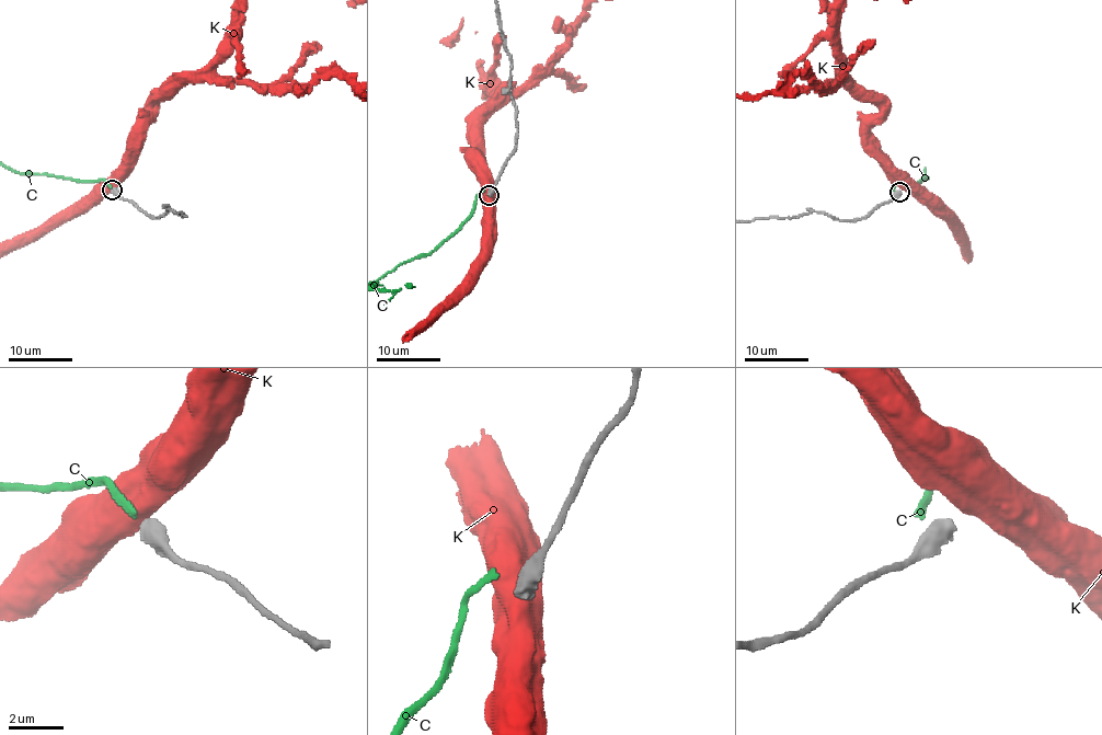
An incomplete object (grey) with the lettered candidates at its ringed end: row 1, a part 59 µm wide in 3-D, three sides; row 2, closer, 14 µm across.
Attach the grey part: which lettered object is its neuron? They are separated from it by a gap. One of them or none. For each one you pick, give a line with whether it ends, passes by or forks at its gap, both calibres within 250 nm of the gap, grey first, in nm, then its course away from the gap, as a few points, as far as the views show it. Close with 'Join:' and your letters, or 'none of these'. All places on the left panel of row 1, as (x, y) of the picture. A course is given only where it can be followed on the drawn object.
Join: none of these

